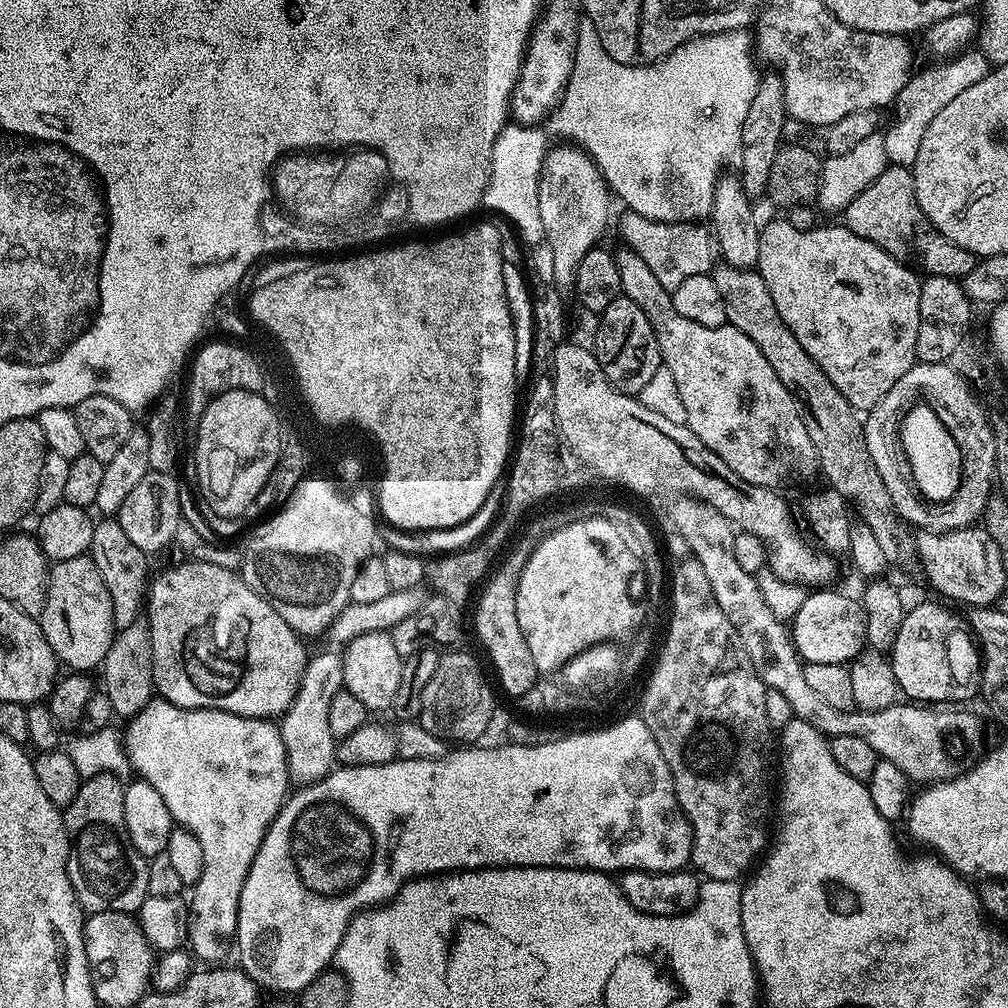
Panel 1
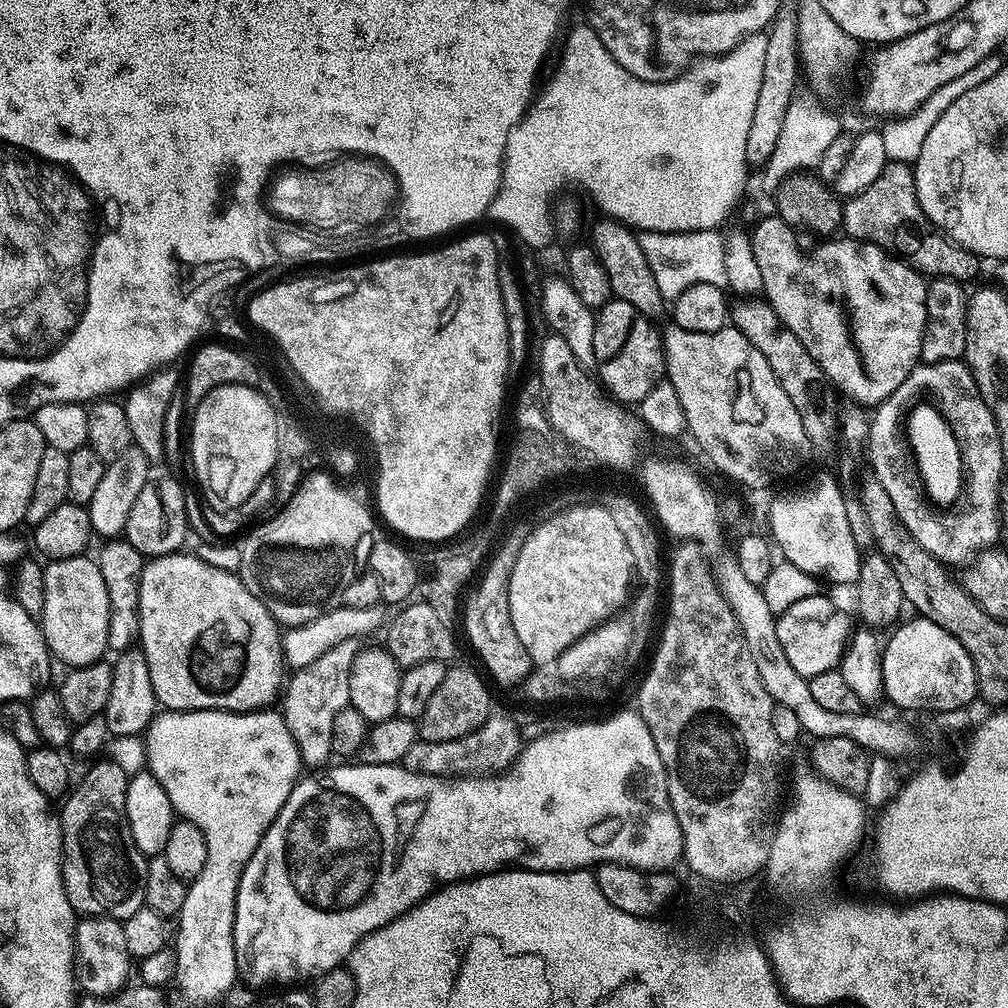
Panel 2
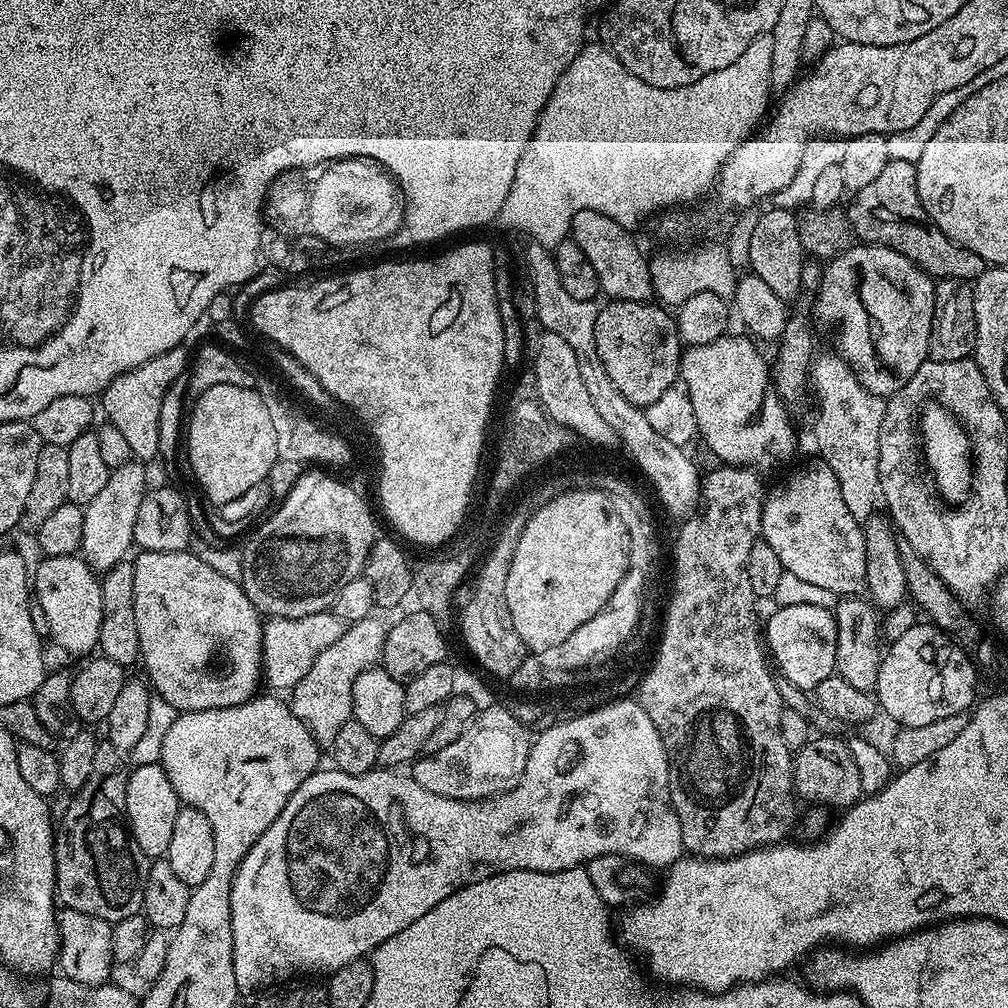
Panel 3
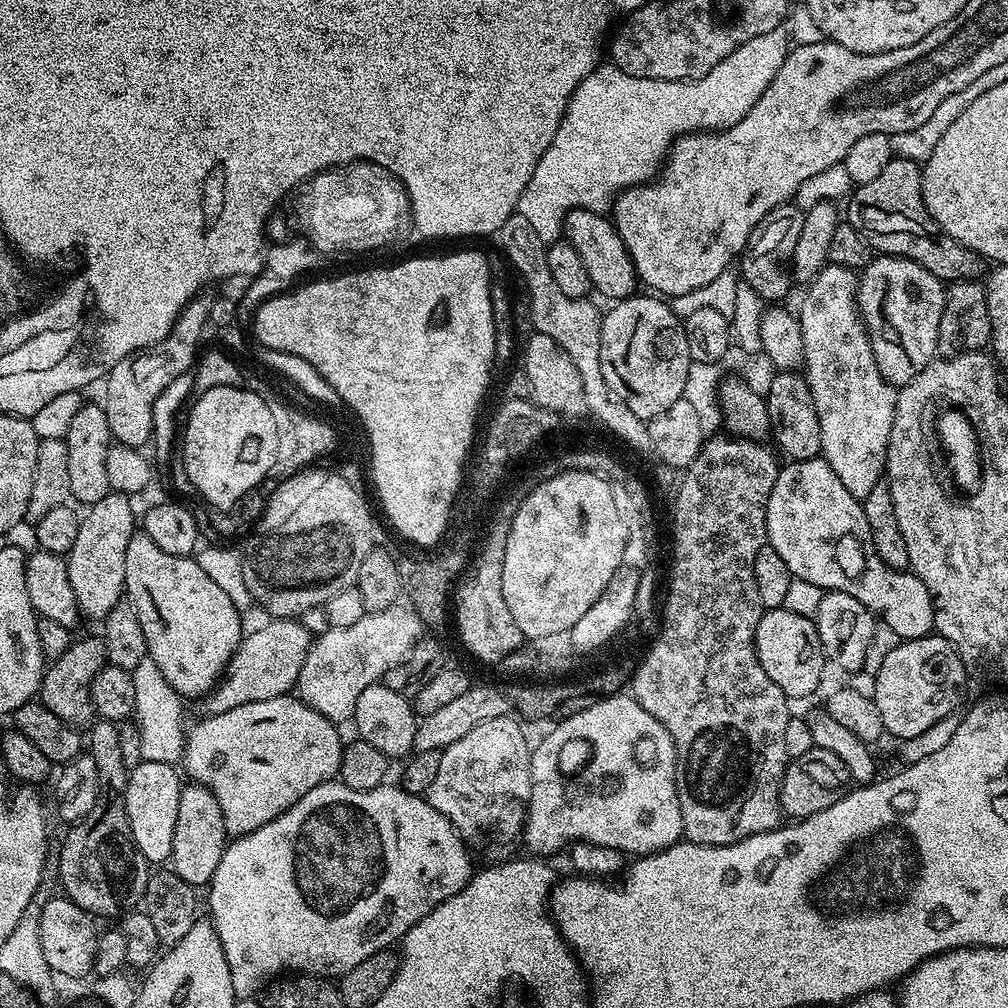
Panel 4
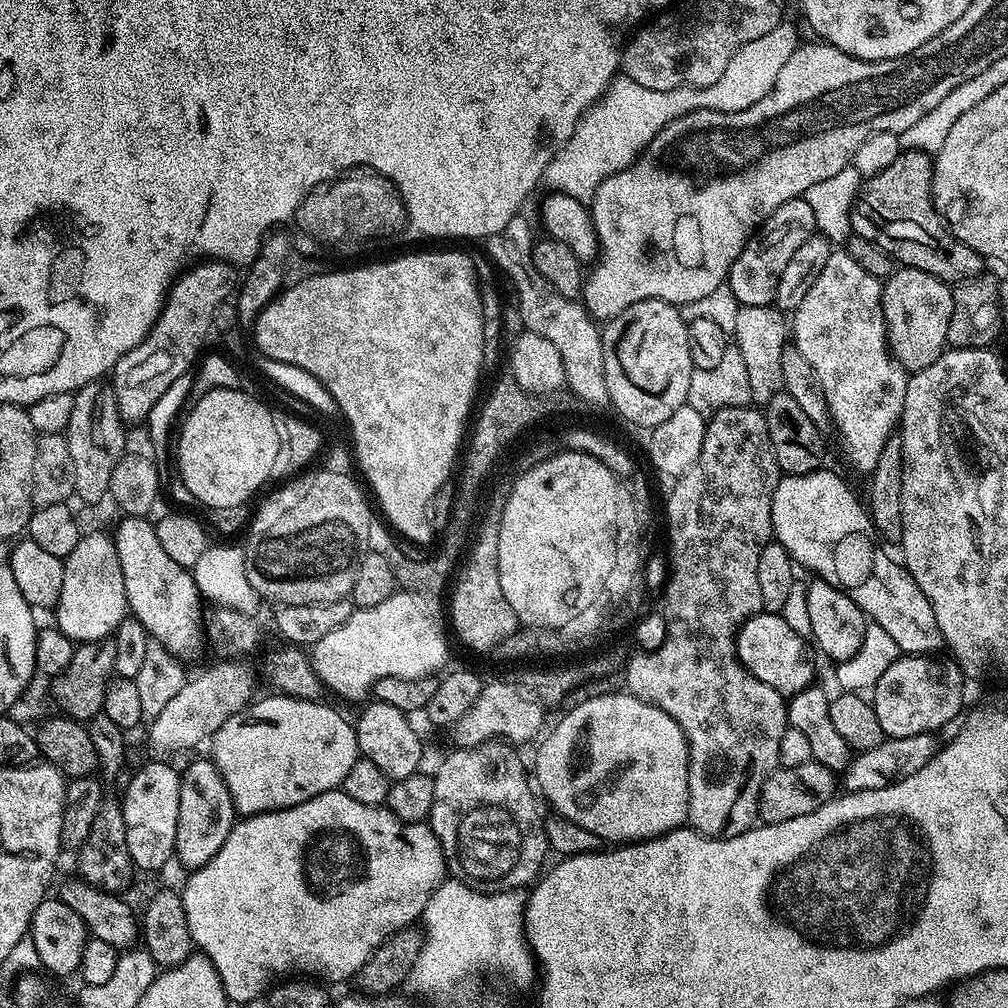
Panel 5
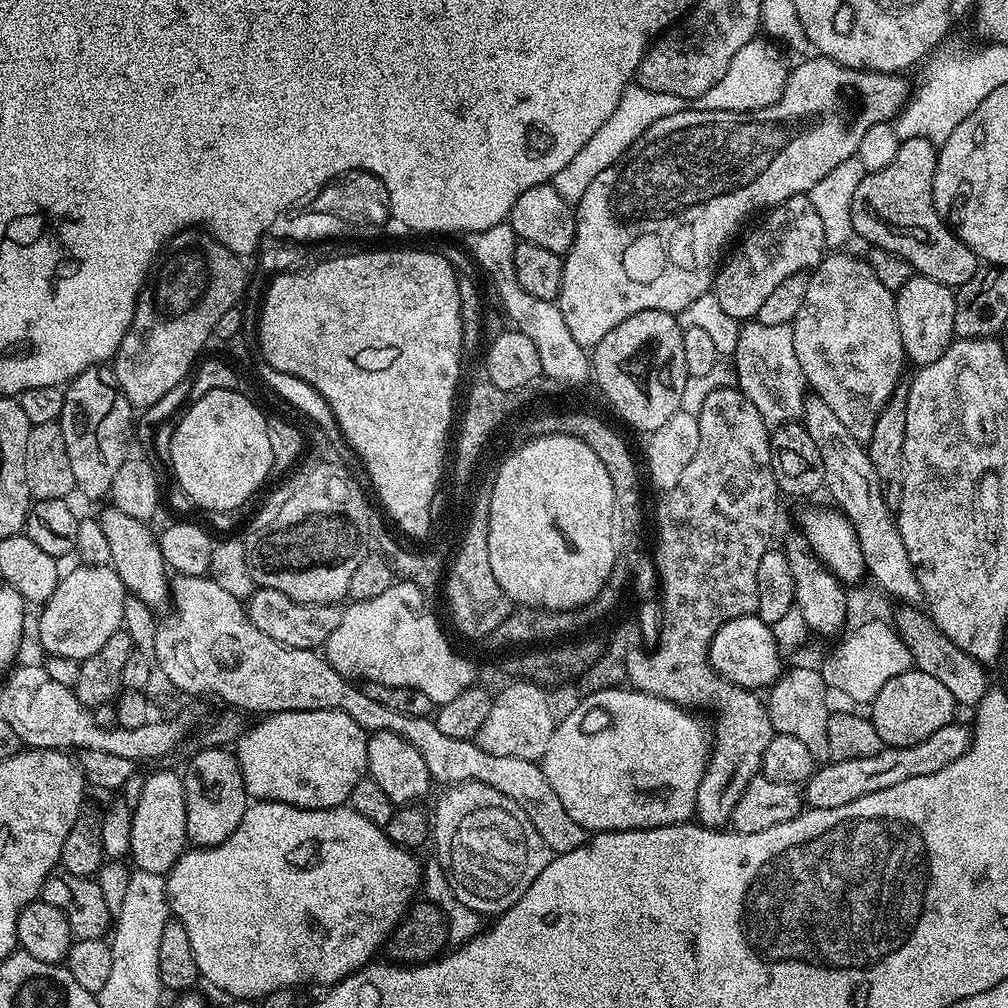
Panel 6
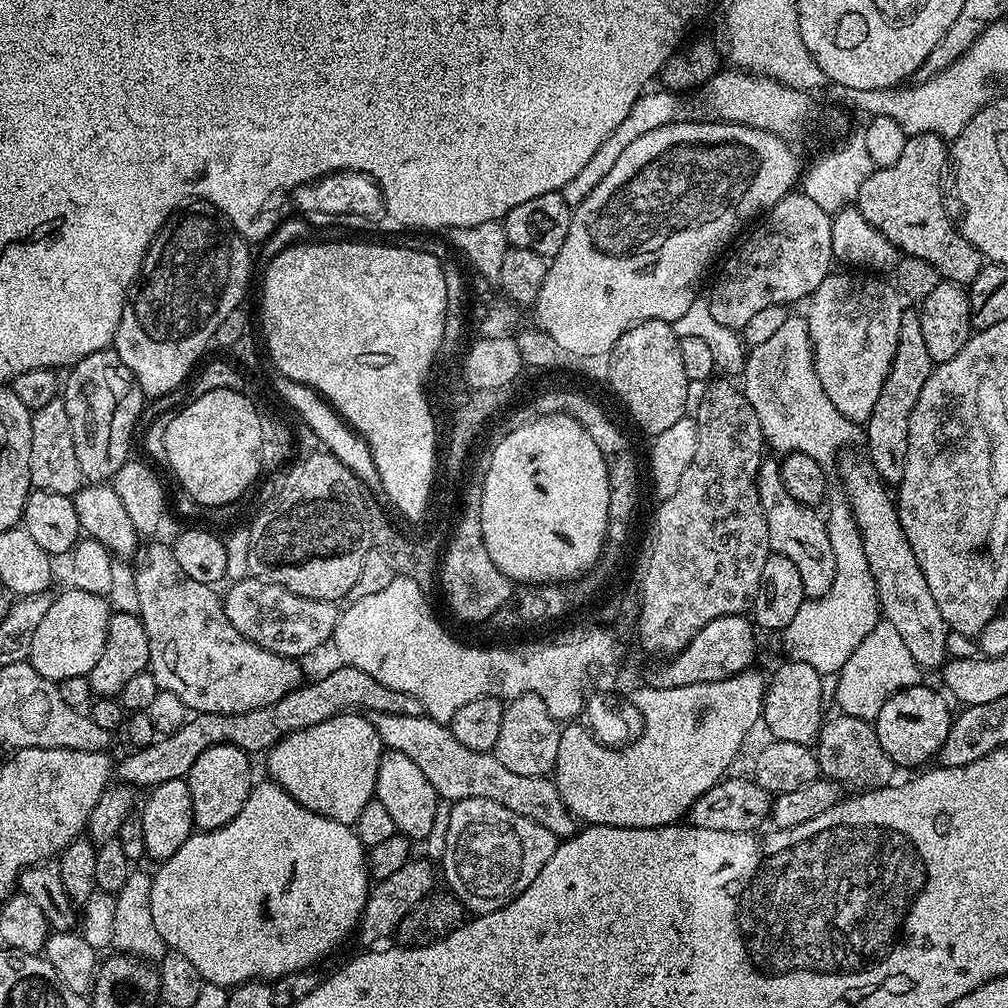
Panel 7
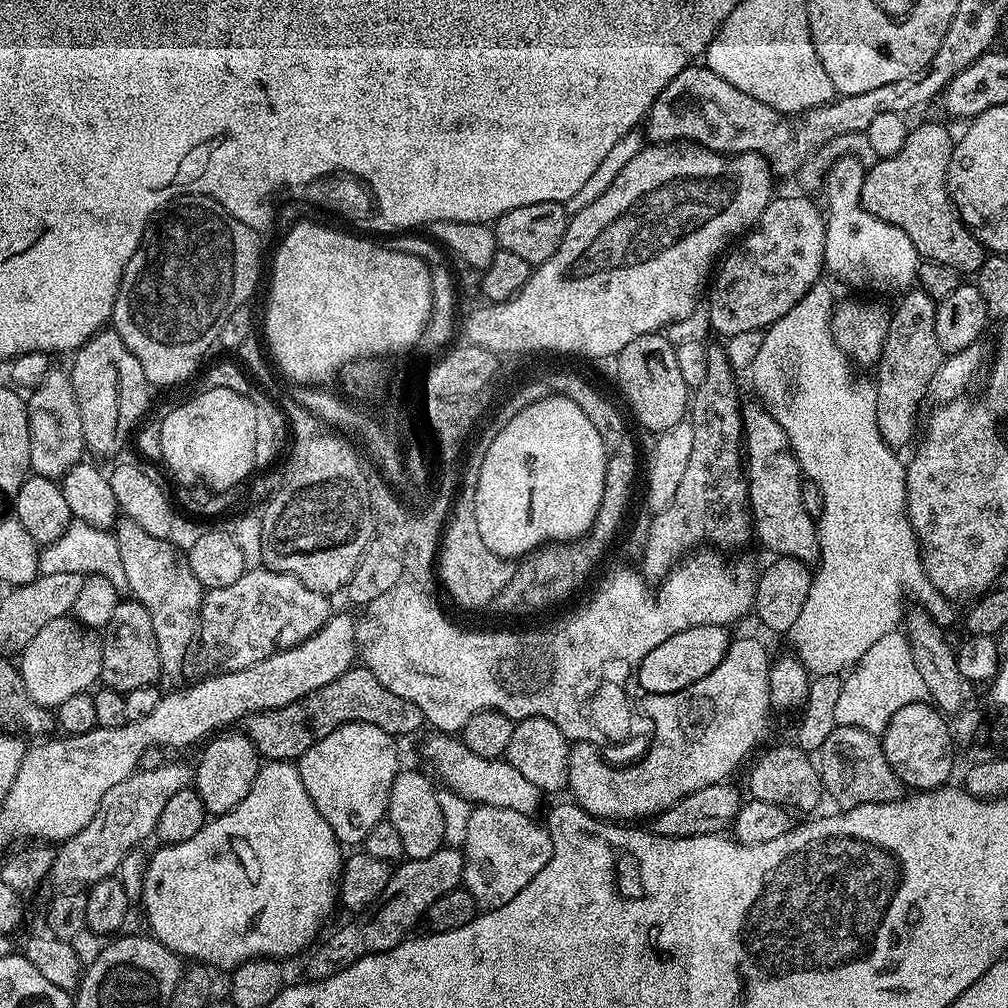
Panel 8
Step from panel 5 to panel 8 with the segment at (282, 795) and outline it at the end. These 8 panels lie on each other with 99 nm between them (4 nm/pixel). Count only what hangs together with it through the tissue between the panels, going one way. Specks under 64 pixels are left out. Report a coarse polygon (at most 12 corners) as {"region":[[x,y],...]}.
{"region":[[343,724],[298,761],[341,845],[385,819],[397,741]]}

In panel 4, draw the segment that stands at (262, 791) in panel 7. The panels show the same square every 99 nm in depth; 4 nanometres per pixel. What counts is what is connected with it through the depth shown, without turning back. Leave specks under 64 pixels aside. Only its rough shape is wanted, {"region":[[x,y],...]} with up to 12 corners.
{"region":[[314,786],[225,847],[238,998],[339,978],[472,881],[423,795]]}

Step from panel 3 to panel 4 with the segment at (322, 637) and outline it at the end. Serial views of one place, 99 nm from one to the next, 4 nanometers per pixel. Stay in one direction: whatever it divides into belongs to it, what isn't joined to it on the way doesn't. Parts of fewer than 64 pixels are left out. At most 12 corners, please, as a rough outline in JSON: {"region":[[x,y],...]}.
{"region":[[272,618],[241,639],[207,715],[287,696],[313,633]]}

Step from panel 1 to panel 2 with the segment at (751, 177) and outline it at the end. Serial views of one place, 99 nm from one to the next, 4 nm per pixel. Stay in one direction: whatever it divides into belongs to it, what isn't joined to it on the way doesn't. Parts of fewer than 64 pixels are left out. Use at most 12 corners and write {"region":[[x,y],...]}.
{"region":[[797,20],[767,31],[746,162],[765,164],[784,135],[800,82]]}

